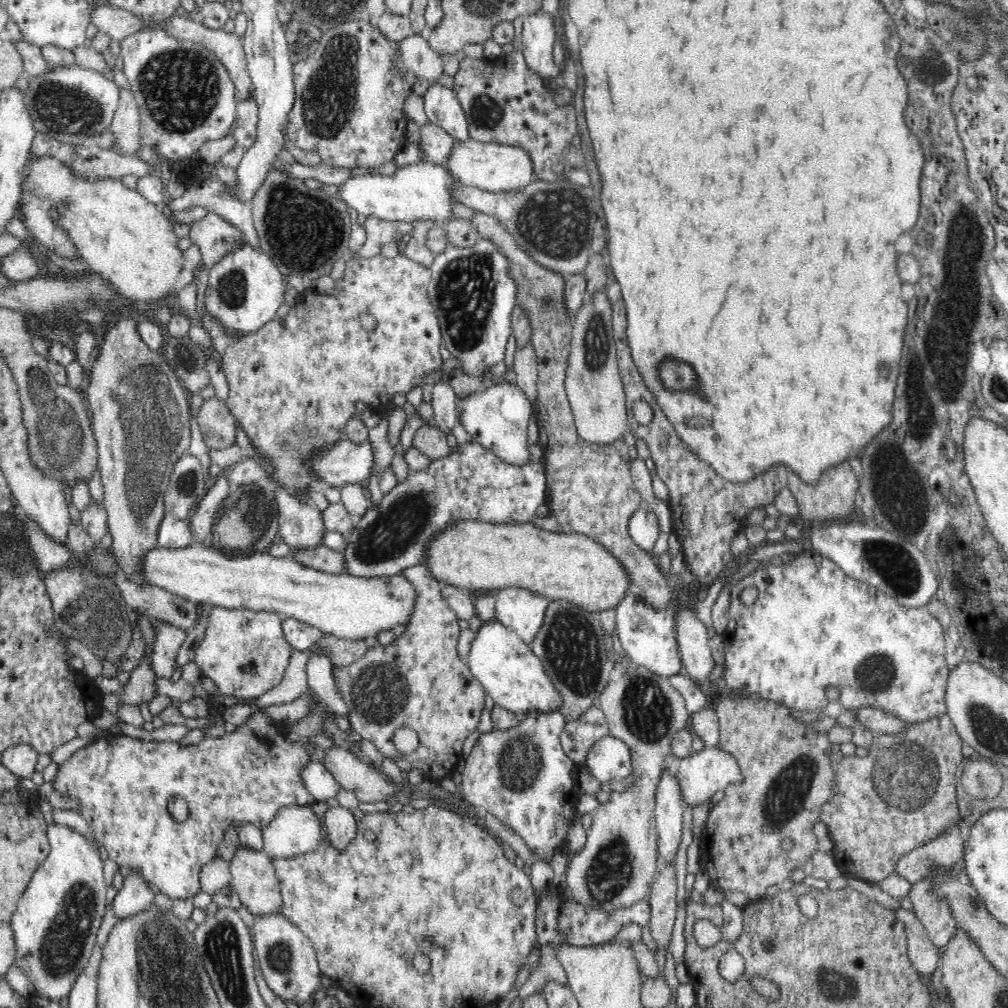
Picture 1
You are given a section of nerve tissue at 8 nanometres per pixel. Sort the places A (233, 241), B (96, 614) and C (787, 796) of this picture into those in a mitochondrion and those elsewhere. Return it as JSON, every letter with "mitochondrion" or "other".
{"A":"mitochondrion","B":"mitochondrion","C":"mitochondrion"}

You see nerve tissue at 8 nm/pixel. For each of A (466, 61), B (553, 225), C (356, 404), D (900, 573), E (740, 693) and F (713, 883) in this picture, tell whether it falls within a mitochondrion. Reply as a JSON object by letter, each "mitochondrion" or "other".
{"A":"other","B":"mitochondrion","C":"other","D":"mitochondrion","E":"other","F":"other"}

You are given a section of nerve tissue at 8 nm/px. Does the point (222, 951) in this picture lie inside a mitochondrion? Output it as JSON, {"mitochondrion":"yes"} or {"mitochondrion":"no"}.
{"mitochondrion":"yes"}

